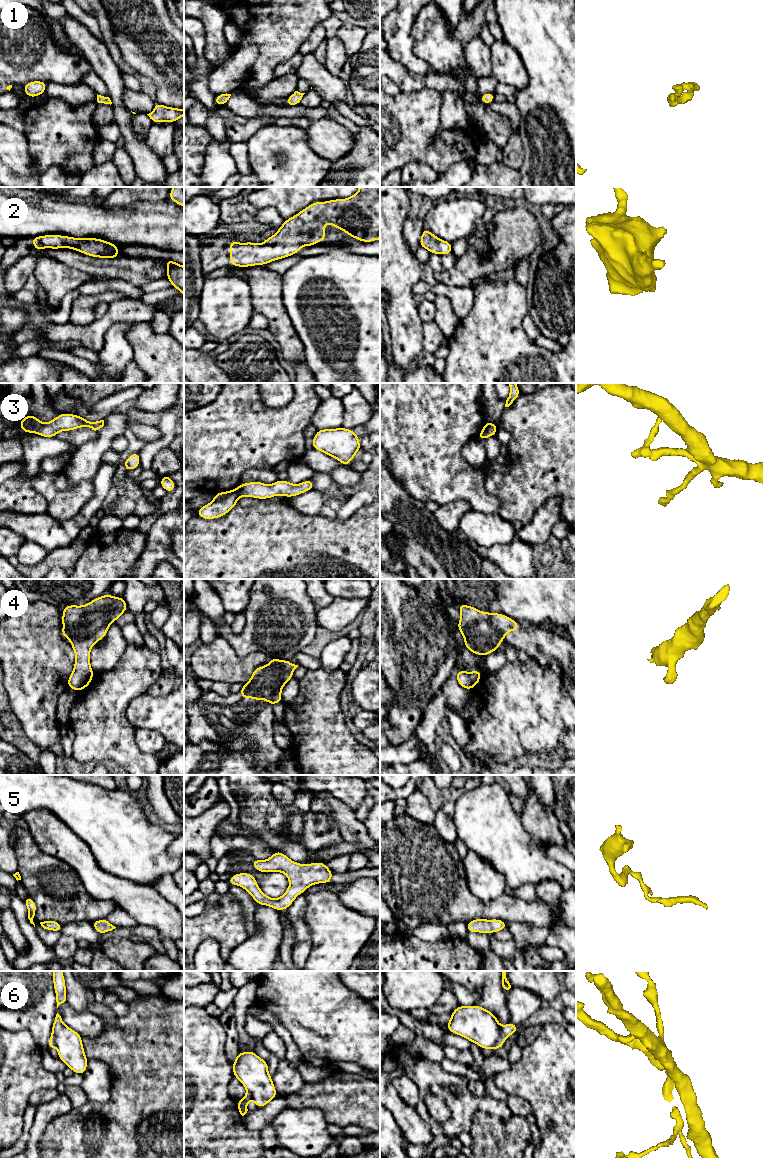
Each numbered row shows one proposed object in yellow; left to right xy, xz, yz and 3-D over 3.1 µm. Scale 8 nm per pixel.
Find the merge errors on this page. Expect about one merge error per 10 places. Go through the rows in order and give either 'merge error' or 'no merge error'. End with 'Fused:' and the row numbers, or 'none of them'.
1: no merge error
2: no merge error
3: no merge error
4: no merge error
5: no merge error
6: merge error
Fused: 6

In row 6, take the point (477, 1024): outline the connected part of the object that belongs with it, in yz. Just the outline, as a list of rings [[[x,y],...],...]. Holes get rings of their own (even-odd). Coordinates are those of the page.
[[[458,1005],[446,1026],[449,1032],[467,1038],[482,1049],[493,1049],[502,1040],[502,1027],[496,1015],[478,1005]]]

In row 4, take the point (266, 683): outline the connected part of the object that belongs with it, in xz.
[[[271,658],[270,662],[257,667],[250,680],[243,684],[238,692],[242,700],[250,697],[252,700],[266,700],[270,705],[282,701],[281,691],[285,684],[293,678],[293,671],[298,665],[292,664],[289,660]]]

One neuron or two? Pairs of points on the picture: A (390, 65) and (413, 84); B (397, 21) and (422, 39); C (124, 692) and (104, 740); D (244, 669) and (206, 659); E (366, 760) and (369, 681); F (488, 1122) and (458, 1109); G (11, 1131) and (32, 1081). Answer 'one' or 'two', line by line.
A: one
B: two
C: one
D: one
E: two
F: two
G: one

